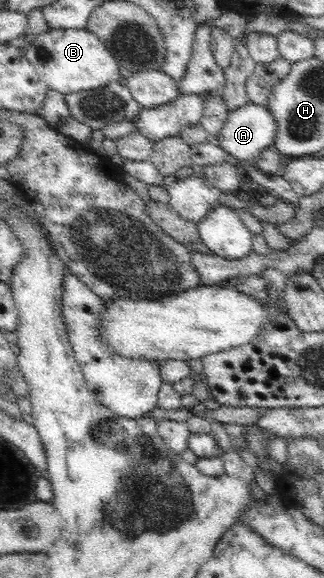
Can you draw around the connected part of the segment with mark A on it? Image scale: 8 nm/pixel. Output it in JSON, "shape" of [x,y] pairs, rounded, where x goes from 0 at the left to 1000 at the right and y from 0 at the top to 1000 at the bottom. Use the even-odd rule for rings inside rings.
{"shape":[[[769,176],[731,189],[707,190],[698,211],[685,216],[673,232],[651,237],[651,242],[710,268],[735,272],[741,277],[769,277],[784,275],[815,256],[843,253],[849,225],[852,213],[827,185]]]}

